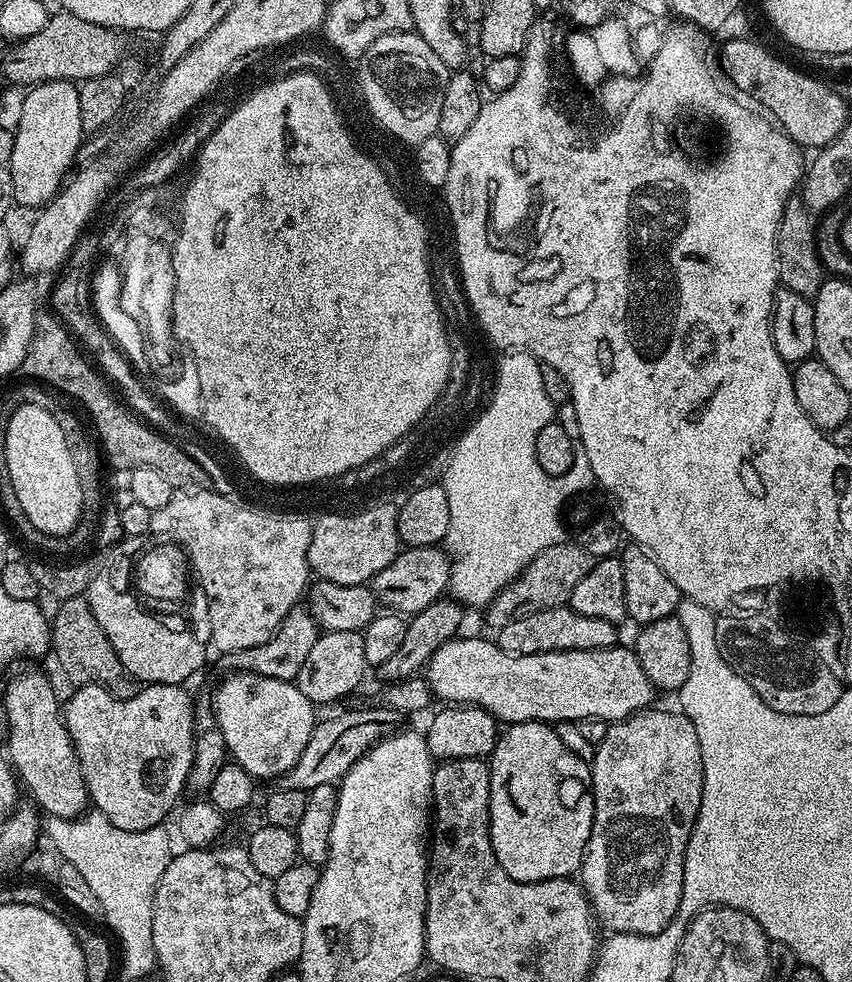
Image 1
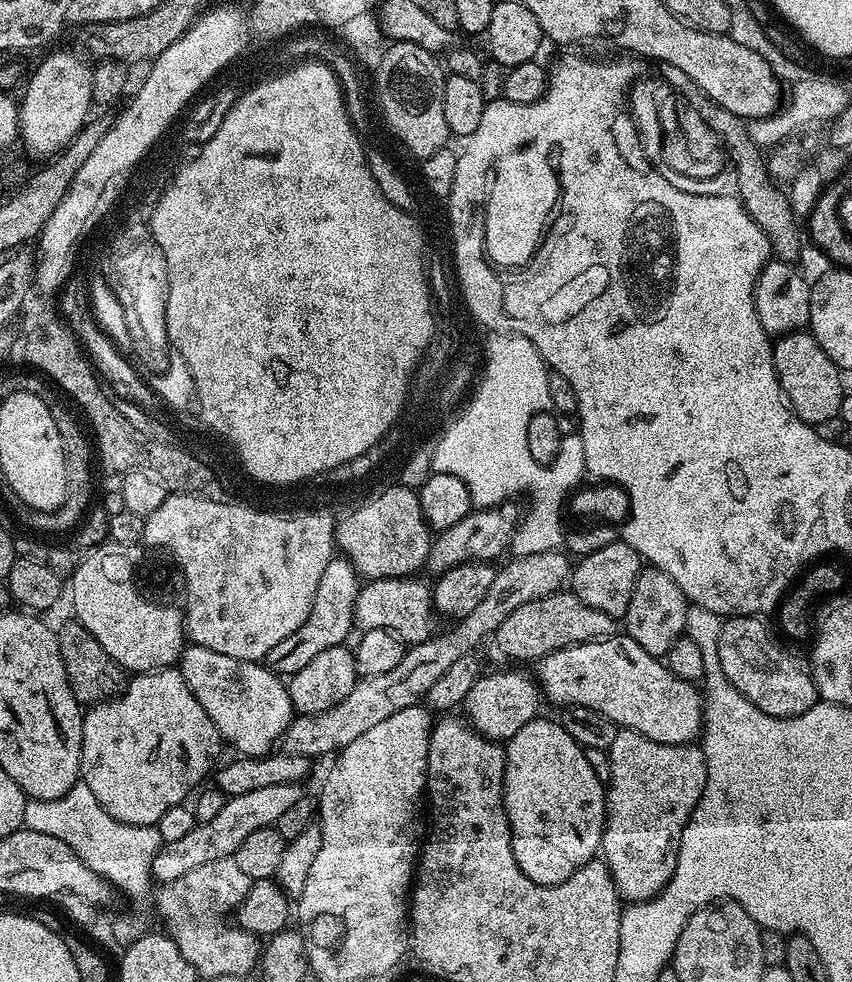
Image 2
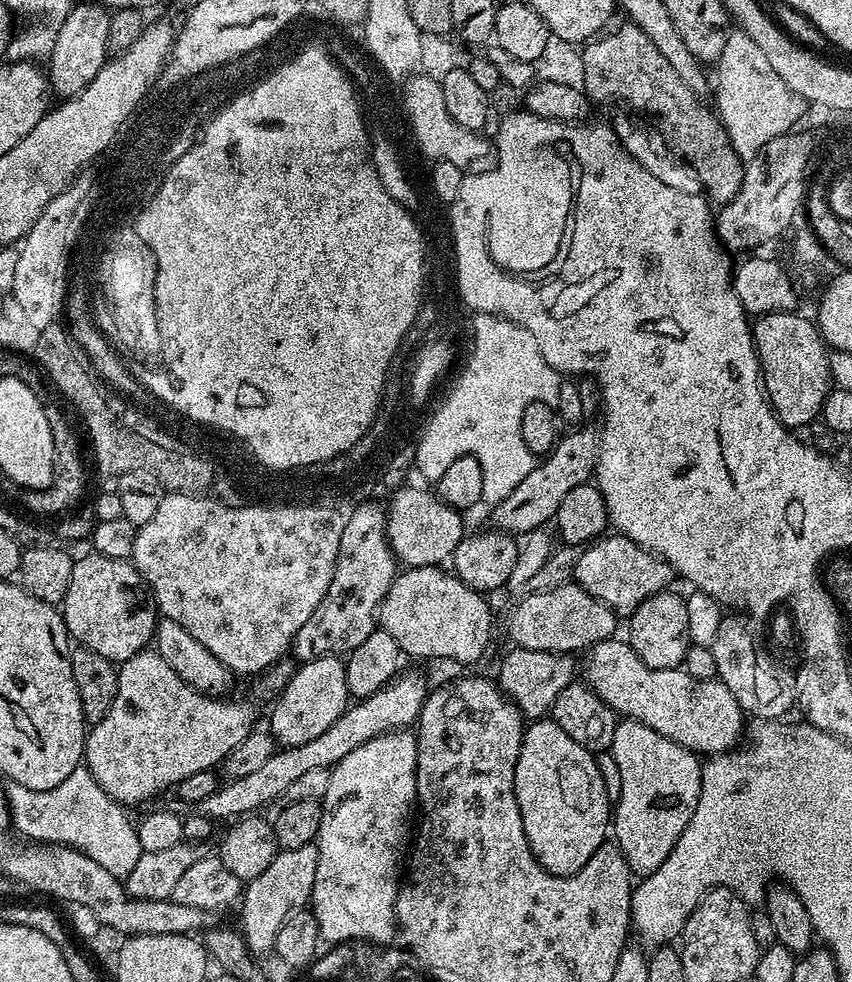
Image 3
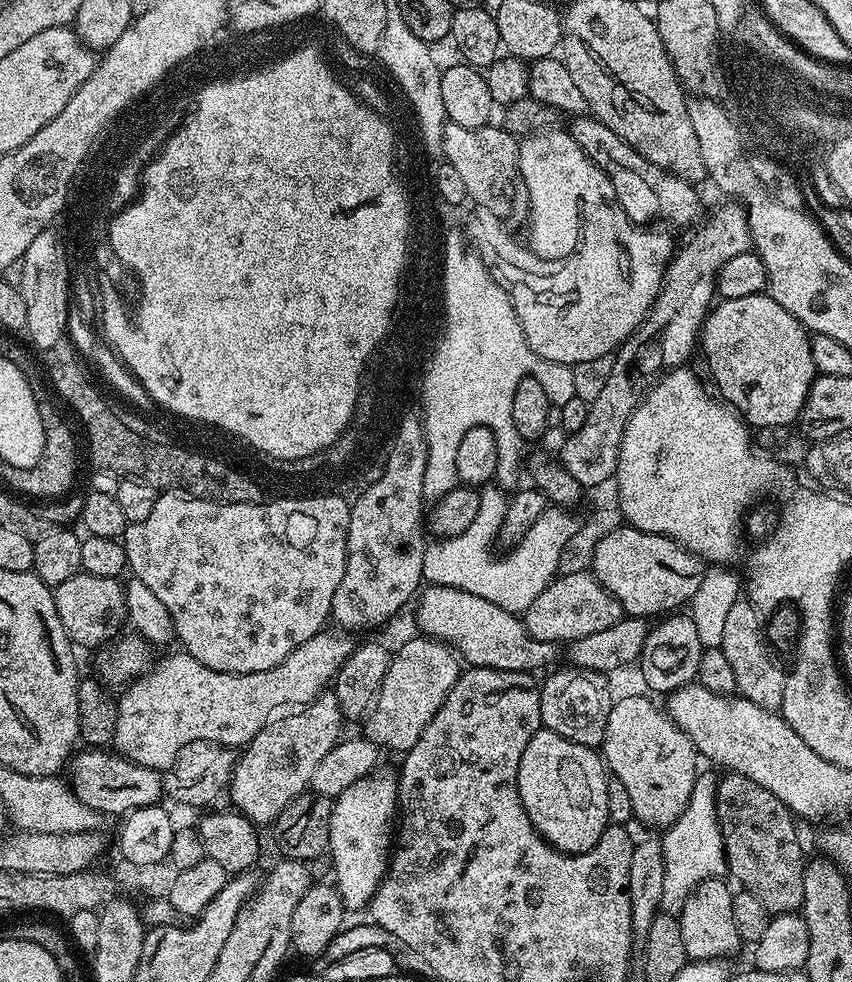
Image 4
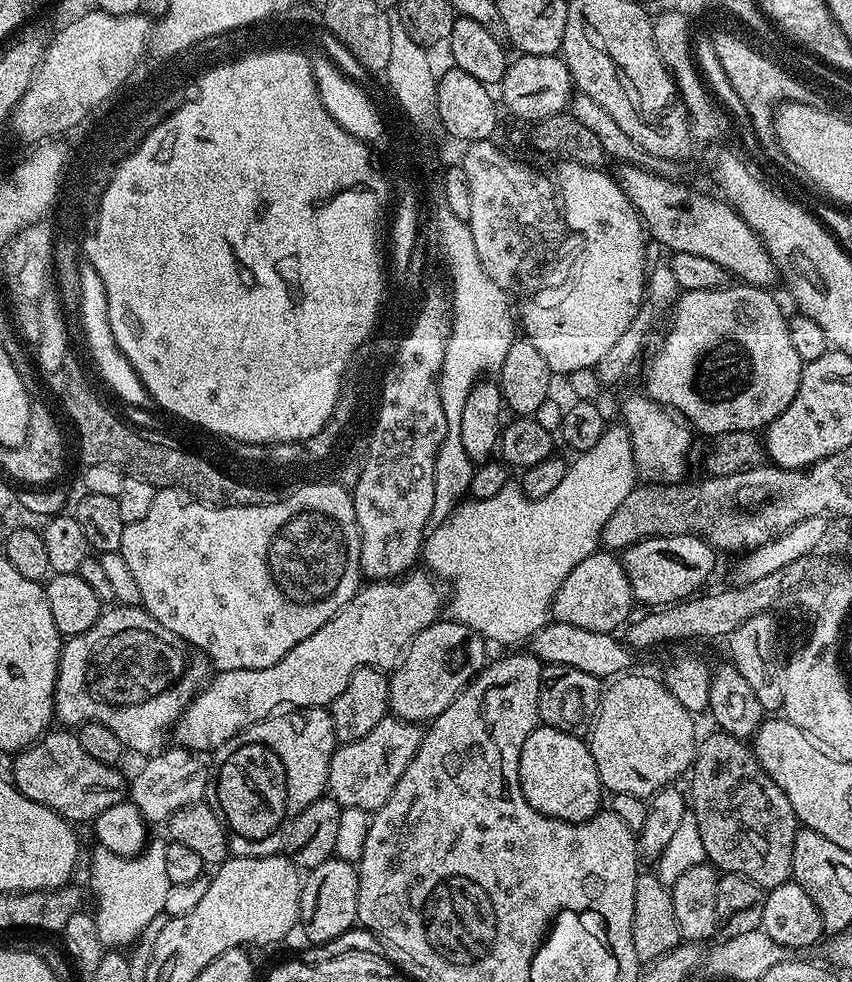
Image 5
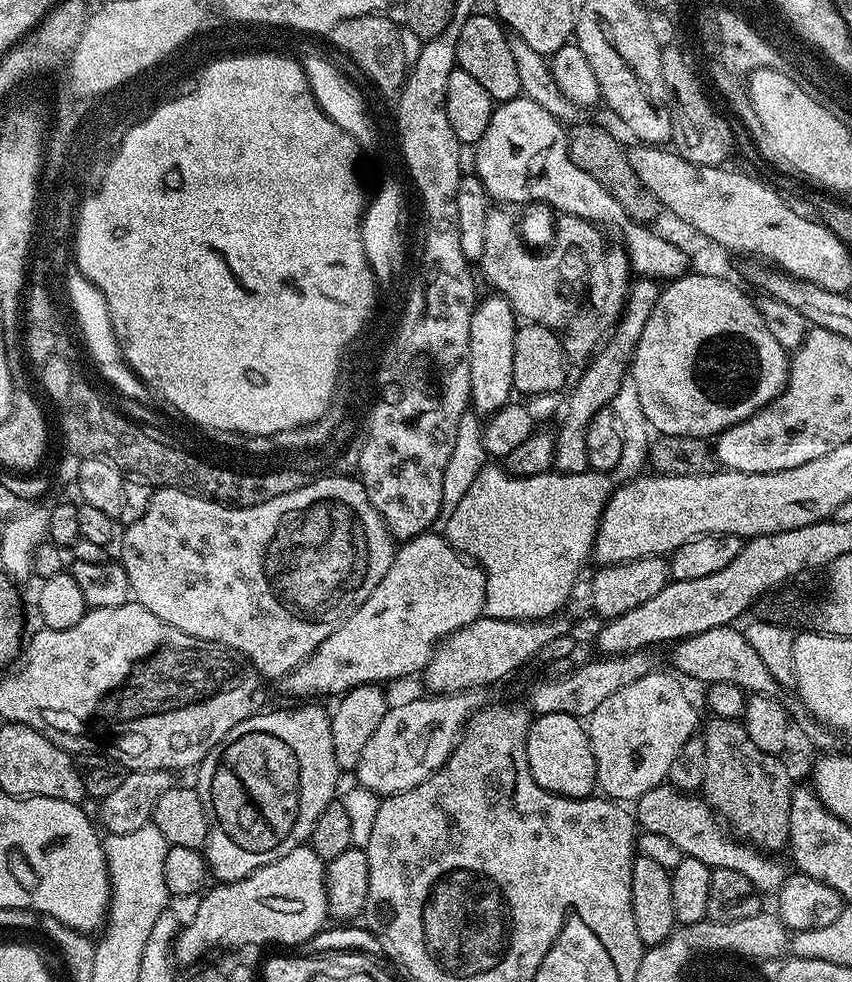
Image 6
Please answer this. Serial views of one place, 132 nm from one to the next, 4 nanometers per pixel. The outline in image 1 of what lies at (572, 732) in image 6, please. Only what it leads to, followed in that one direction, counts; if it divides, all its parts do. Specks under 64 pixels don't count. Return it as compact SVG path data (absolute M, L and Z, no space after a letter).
M531 720L509 724L499 733L496 749L490 757L488 773L490 838L498 866L502 866L510 878L527 884L537 884L539 880L563 880L579 873L594 822L592 769L589 761L566 750L562 738L558 738L551 723Z

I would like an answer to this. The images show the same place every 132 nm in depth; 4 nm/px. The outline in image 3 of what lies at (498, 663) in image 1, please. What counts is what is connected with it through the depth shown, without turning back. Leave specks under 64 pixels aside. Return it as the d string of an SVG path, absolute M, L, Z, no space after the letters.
M618 639L598 641L587 649L588 657L582 660L583 683L592 688L602 702L610 705L621 717L641 720L650 726L650 730L697 754L731 752L741 743L746 714L719 678L699 680L683 667L670 670L648 668L631 644Z

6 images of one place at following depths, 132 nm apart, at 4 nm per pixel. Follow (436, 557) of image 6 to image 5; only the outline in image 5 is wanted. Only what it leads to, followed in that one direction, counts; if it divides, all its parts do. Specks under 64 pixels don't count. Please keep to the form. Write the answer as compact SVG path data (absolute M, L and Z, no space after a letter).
M413 570L395 580L368 582L359 592L350 598L350 602L326 626L314 630L310 638L302 638L286 658L274 662L274 666L266 666L258 670L230 670L215 675L202 691L188 703L184 711L182 725L188 731L188 740L193 749L216 748L227 740L245 730L264 723L269 716L284 709L320 710L320 707L330 706L346 690L350 678L360 668L379 668L395 670L404 658L404 653L414 642L414 638L426 626L435 624L442 616L442 600L440 604L441 585L427 571Z

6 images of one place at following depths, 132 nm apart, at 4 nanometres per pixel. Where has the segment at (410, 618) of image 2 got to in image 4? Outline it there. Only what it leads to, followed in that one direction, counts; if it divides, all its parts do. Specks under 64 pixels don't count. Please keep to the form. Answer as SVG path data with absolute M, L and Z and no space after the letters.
M428 584L419 593L415 604L416 624L420 627L417 629L425 636L441 640L443 644L451 644L465 665L536 674L539 668L556 660L558 648L555 643L538 641L527 632L523 619L517 613L502 610L502 606L494 606L494 602L478 598L478 594Z

